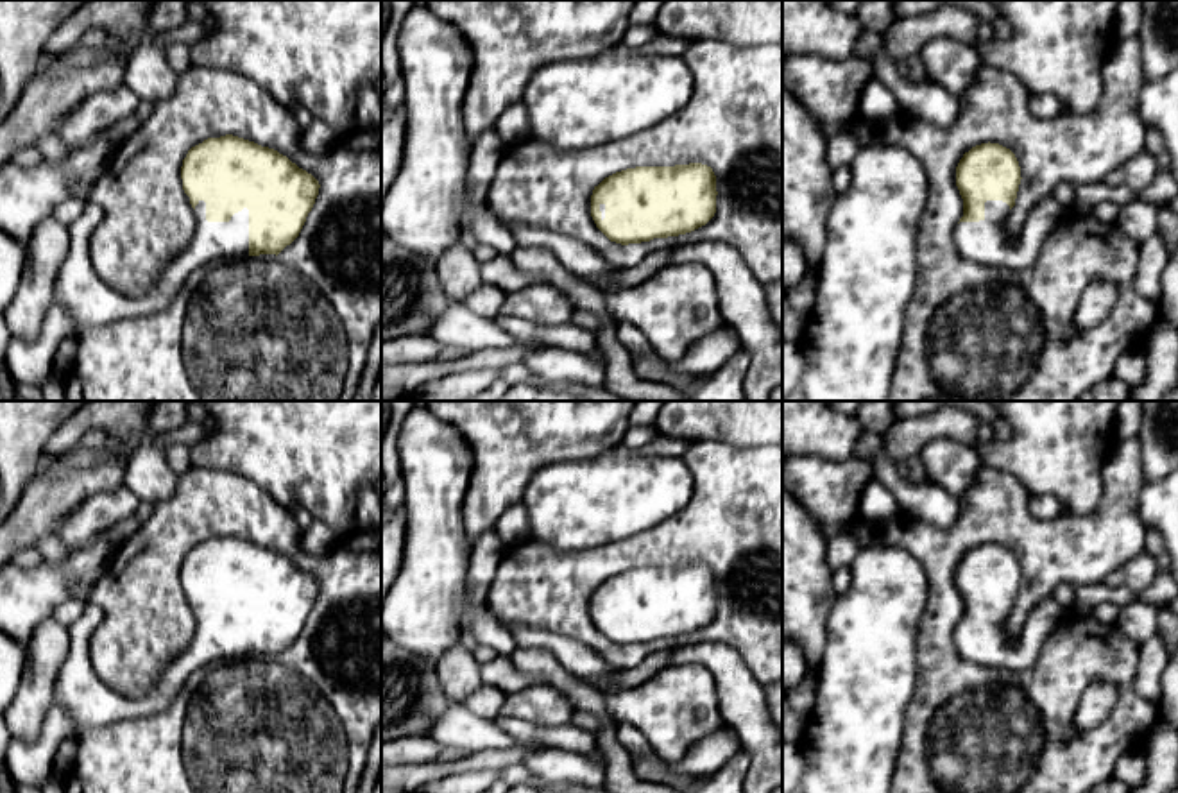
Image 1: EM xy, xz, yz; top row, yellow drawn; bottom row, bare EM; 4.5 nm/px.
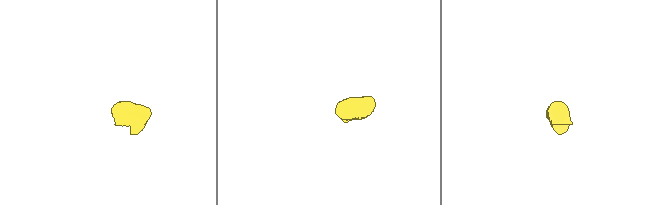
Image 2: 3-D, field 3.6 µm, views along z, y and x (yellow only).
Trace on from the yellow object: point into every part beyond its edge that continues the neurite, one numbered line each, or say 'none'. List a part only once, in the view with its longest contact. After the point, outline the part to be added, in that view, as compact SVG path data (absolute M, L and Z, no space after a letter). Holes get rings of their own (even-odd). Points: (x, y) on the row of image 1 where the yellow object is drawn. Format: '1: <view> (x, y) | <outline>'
1: xy (79, 289) | M95 202L68 226L72 247L55 277L55 303L72 315L72 337L122 319L158 313L170 306L184 281L202 267L249 256L249 209L235 213L229 222L208 222L206 202L193 209L195 226L188 245L143 290L120 290L106 283L93 267L90 242L104 220Z

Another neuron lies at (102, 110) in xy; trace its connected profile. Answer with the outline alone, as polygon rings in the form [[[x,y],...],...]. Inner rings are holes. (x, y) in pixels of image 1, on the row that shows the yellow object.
[[[125,86],[90,95],[55,129],[55,134],[70,147],[81,147],[93,134],[132,116],[140,98]]]

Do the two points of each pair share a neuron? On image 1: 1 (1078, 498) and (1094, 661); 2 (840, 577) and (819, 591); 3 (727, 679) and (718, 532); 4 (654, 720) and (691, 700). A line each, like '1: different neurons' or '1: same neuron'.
1: different neurons
2: different neurons
3: different neurons
4: same neuron

